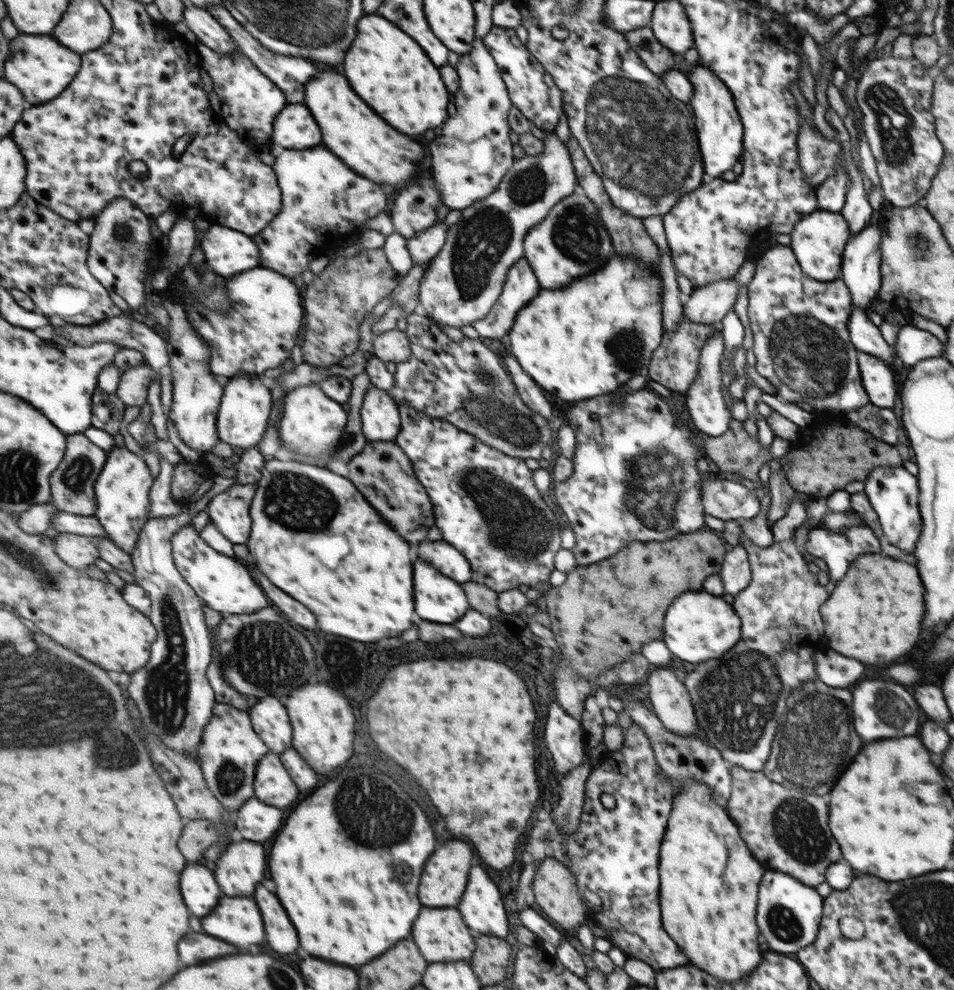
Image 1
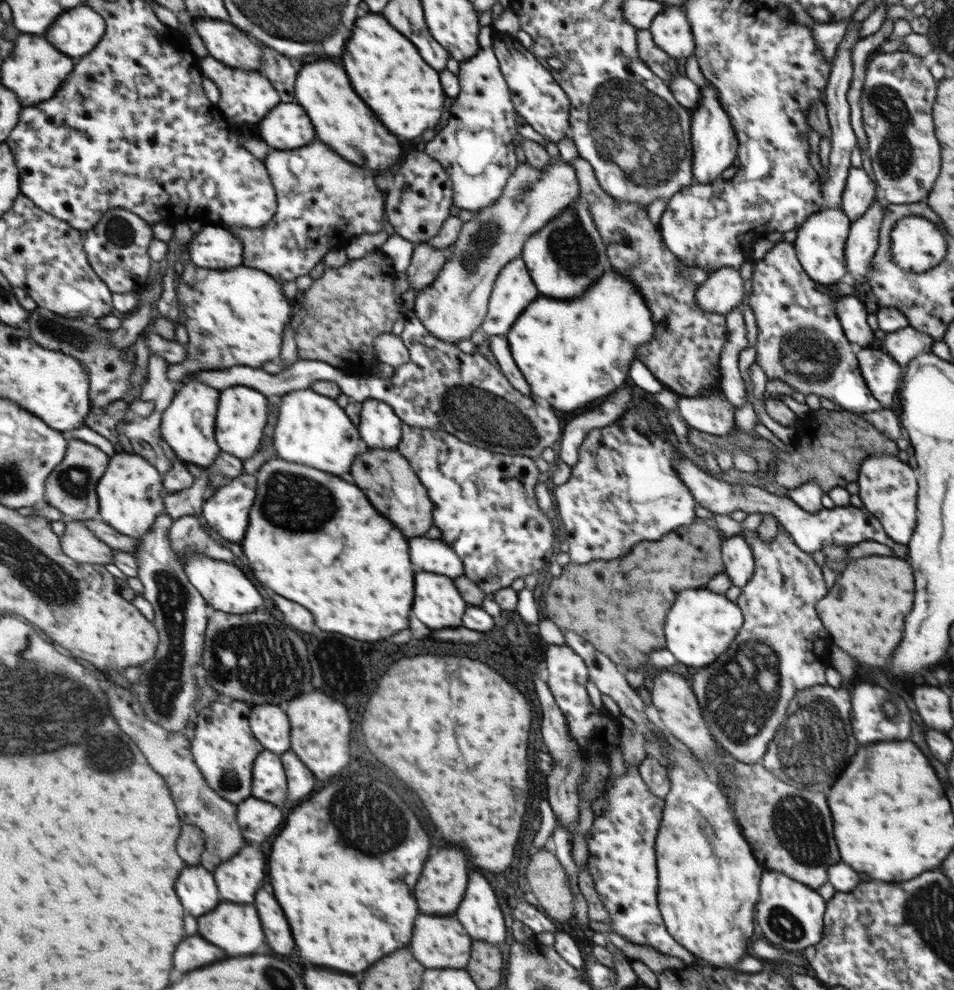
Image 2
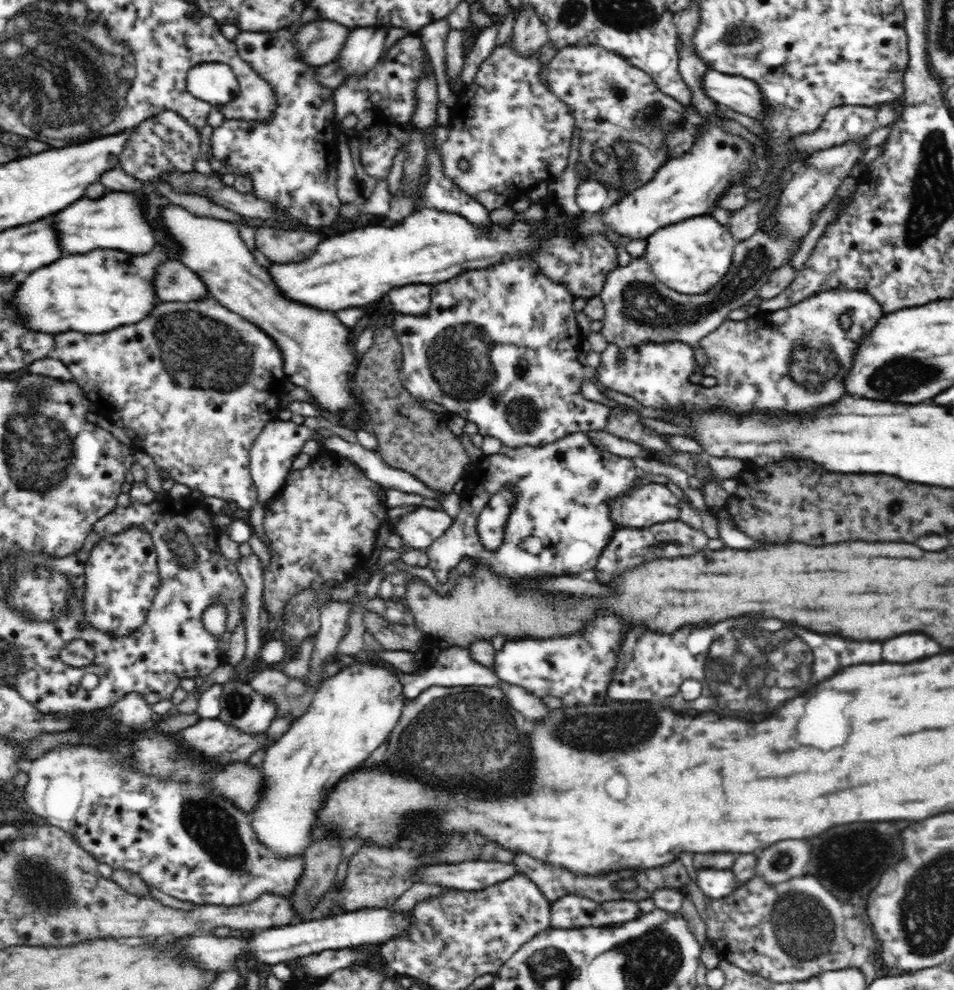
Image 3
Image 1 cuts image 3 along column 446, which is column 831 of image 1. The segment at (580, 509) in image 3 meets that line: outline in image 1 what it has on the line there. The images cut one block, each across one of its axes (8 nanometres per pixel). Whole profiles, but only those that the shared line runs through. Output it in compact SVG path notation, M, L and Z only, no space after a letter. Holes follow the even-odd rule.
M851 526L843 532L813 528L809 530L809 538L801 550L815 556L825 572L829 570L831 580L839 580L849 562L853 562L857 556L881 552L879 540L873 536L869 526Z

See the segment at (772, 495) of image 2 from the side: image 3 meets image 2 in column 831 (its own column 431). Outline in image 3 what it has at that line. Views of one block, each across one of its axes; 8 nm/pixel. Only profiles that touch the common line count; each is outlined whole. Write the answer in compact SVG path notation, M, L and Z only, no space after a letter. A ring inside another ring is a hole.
M414 506L412 512L398 518L394 532L410 550L426 552L454 524L446 510Z

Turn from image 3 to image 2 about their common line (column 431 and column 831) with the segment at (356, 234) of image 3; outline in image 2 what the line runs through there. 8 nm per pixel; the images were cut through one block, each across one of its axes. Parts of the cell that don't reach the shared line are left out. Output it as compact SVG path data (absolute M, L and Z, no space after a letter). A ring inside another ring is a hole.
M829 208L825 212L817 212L815 216L809 216L805 220L805 224L801 224L801 228L797 228L797 238L793 240L795 252L799 256L799 262L805 270L805 274L809 274L809 278L813 278L813 282L817 282L819 286L835 286L841 284L841 278L847 274L847 230L851 230L851 220L847 220L849 216L845 216L843 210L837 208Z

